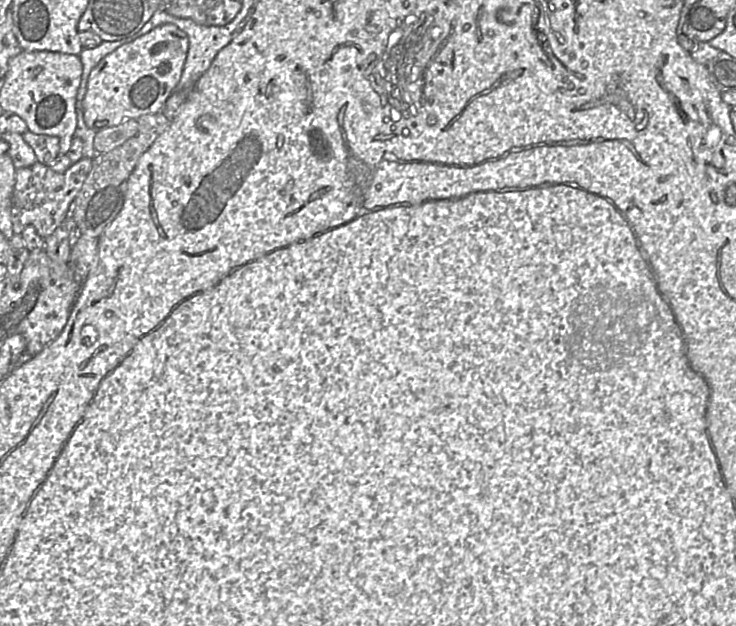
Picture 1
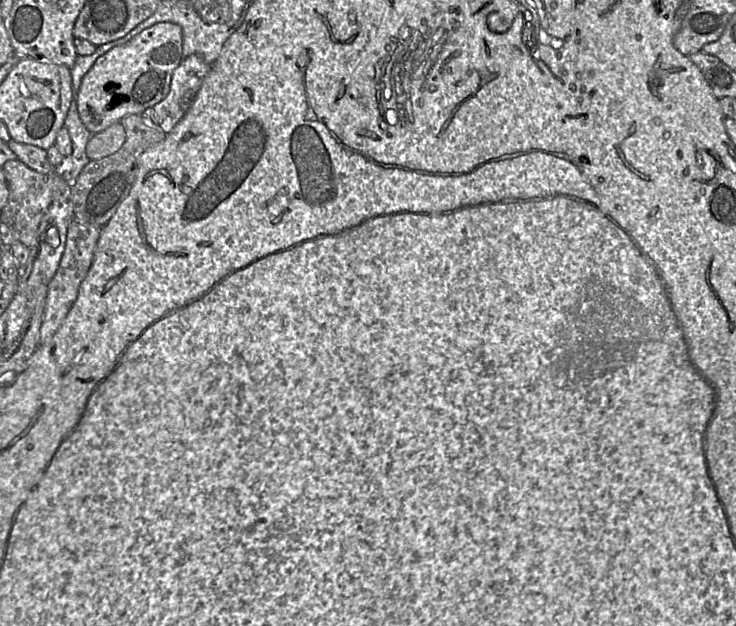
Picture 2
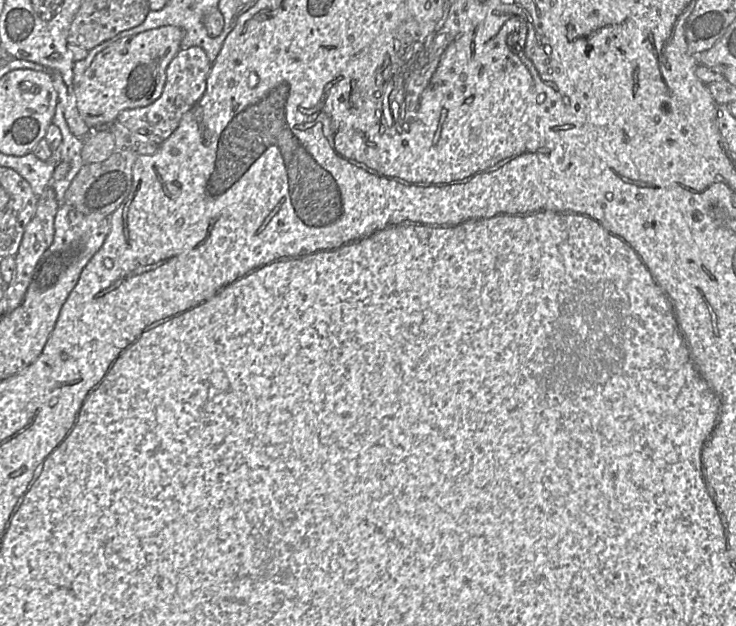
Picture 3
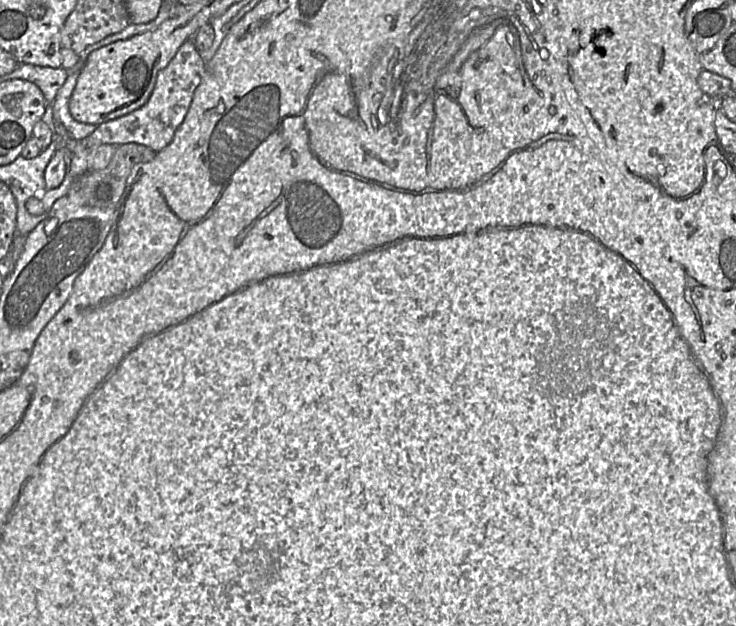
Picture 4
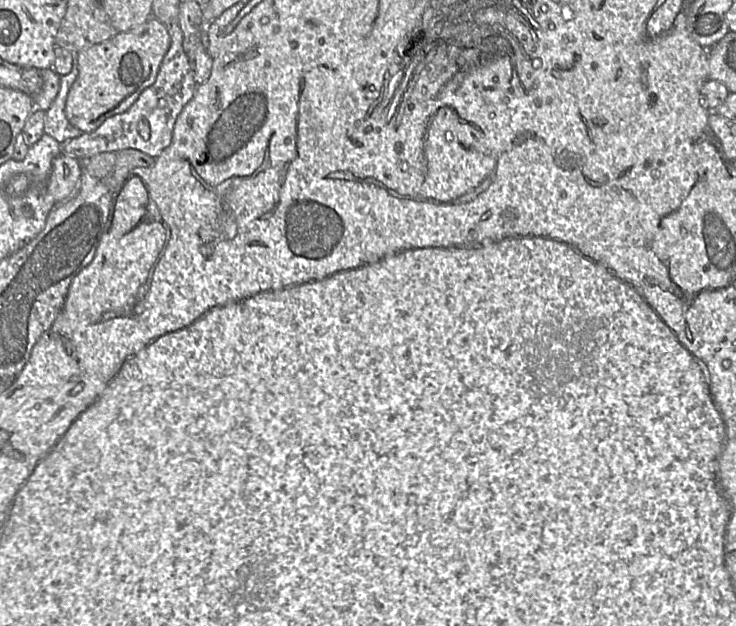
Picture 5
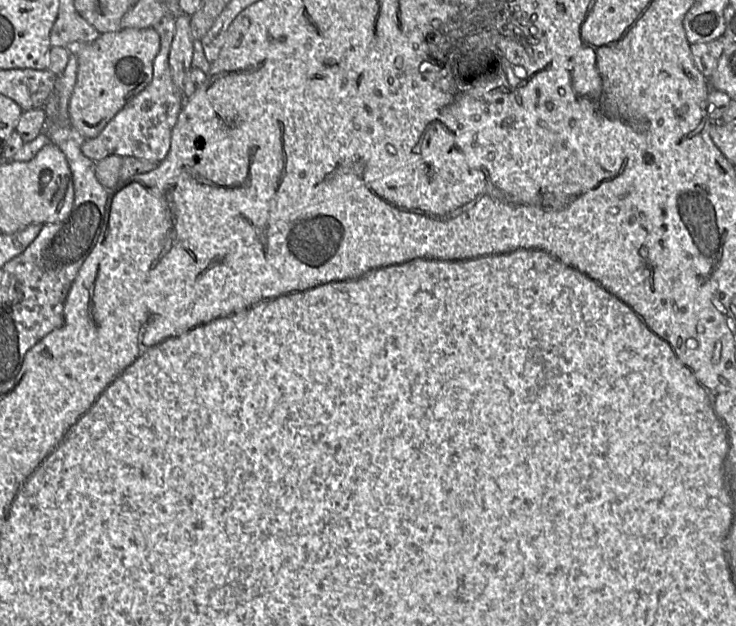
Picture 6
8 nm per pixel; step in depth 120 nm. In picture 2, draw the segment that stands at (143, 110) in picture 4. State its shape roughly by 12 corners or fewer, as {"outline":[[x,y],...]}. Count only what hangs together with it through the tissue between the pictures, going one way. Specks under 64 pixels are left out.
{"outline":[[197,54],[173,71],[168,95],[139,115],[169,134],[210,67]]}

